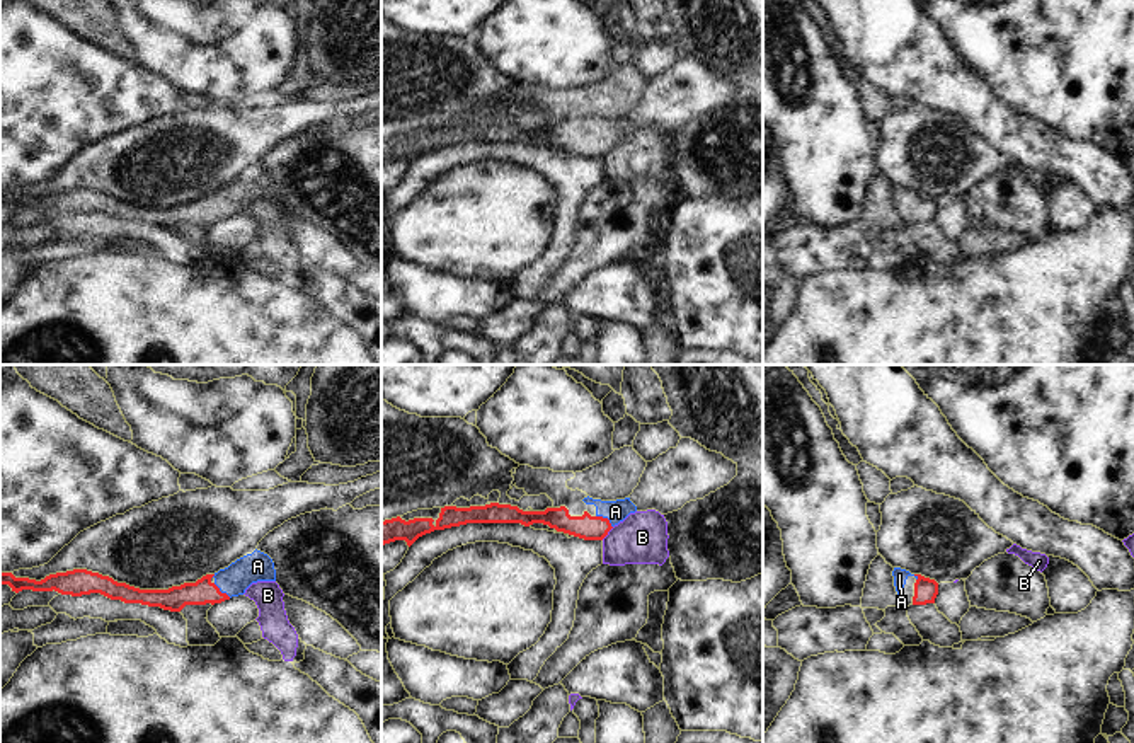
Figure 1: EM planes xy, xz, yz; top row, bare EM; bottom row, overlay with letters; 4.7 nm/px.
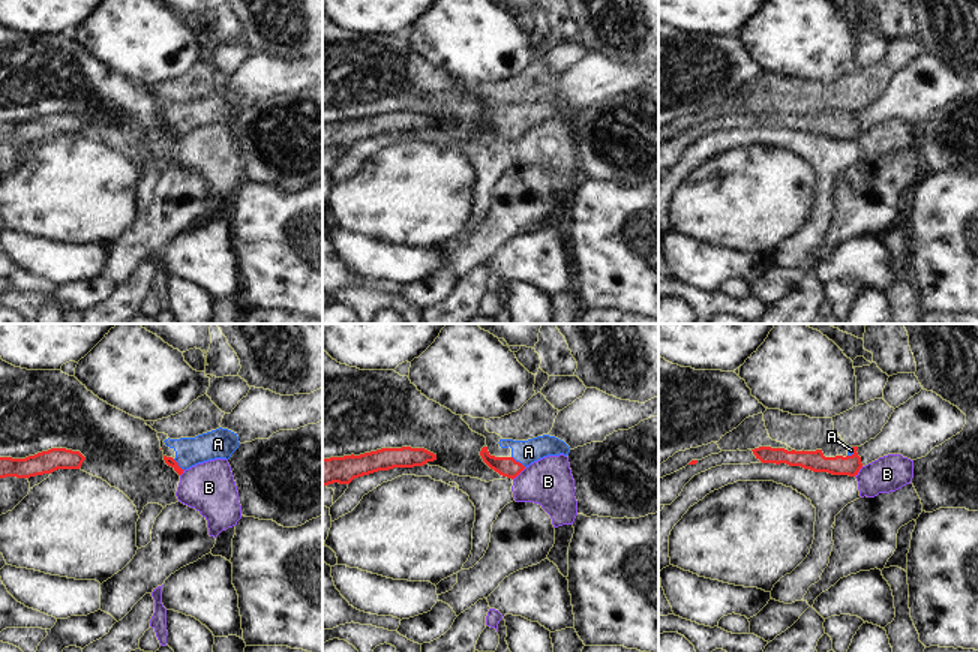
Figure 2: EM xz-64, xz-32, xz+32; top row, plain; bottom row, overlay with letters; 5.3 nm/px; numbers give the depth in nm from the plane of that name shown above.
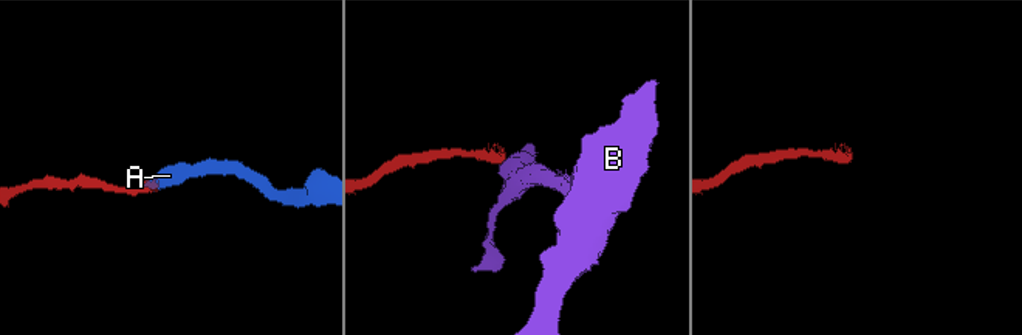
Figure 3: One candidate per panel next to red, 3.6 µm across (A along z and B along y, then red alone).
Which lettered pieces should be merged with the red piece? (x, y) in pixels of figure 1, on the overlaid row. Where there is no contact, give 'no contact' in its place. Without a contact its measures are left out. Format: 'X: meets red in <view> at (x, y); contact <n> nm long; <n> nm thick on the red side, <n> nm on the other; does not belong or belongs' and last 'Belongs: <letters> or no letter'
A: meets red in xz at (607, 518); contact 100 nm long; 120 nm thick on the red side, 100 nm on the other; belongs
B: meets red in xz at (607, 534); contact 90 nm long; 120 nm thick on the red side, 240 nm on the other; does not belong
Belongs: A

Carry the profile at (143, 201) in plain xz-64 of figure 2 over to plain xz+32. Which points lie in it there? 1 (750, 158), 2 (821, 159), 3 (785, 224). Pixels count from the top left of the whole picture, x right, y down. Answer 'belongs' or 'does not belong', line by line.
1: does not belong
2: belongs
3: does not belong

